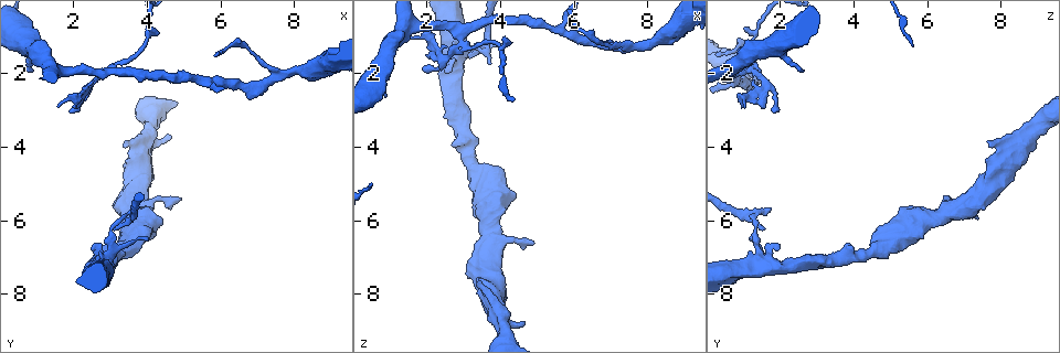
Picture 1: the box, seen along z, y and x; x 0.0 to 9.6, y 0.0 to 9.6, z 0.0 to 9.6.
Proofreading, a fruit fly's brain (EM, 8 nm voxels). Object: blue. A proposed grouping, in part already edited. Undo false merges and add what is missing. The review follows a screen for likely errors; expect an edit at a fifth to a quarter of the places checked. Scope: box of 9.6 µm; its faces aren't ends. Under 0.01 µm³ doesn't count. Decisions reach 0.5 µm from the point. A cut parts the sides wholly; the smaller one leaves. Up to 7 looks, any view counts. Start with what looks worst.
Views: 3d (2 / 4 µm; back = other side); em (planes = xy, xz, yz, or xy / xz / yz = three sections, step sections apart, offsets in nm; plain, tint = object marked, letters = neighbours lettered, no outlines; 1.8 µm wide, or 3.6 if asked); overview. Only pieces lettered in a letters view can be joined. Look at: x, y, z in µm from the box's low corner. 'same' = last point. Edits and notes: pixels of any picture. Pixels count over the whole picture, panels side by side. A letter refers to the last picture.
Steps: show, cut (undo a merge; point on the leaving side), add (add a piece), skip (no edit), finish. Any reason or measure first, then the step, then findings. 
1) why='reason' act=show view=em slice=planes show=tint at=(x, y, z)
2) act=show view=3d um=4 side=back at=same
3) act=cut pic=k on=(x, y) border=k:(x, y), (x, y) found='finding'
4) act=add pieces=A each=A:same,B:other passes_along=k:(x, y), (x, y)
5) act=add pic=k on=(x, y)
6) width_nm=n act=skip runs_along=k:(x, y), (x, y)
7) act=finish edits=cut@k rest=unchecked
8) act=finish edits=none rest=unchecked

why='sharp bend' act=show view=3d um=4 at=(2.55, 2.25, 1.60)

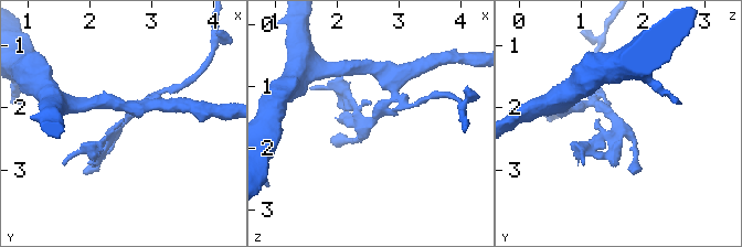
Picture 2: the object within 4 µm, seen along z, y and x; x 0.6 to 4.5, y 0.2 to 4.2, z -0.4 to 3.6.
act=show view=em slice=planes show=plain at=(2.55, 2.20, 1.55)

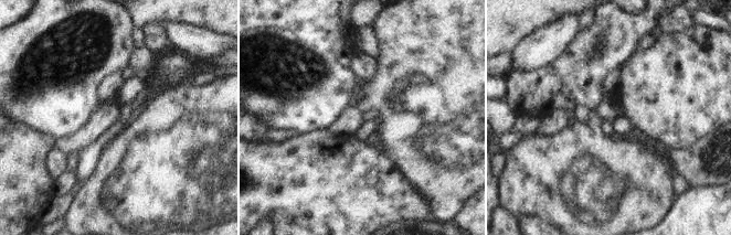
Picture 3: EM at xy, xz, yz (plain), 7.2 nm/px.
act=show view=em slice=planes show=letters at=same

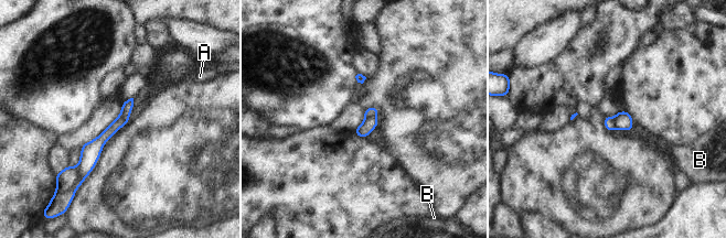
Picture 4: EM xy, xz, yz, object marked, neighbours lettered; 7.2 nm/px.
width_nm=90 act=cut pic=4 on=(91, 151) each=A:other,B:other border=4:(77, 166), (77, 177), (74, 181) found='two neurons meet here'

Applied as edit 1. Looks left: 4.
why='an open end' act=show view=em slice=planes show=letters at=(4.95, 5.45, 6.65)

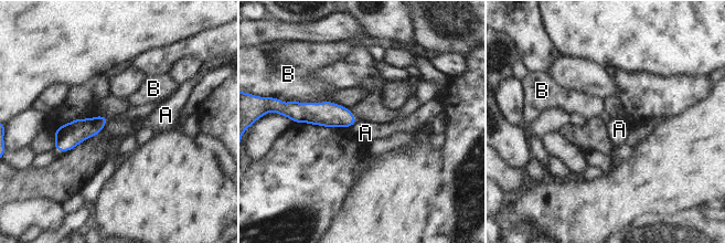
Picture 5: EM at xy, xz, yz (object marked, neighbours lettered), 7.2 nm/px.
act=skip each=A:other,B:other border=5:(107, 117), (107, 123), (99, 131) found='none of them fits'

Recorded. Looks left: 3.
why='stops while still wide' act=show view=3d um=2 at=(3.45, 3.85, 7.65)

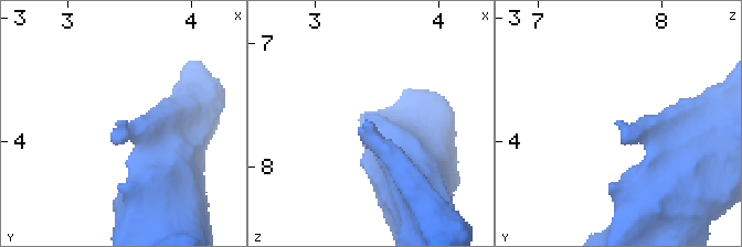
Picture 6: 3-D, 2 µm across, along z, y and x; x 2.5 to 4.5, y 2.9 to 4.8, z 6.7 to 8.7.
why='shape alone is not enough' act=show view=em slice=yz step=16 show=letters at=(3.42, 3.80, 7.66)

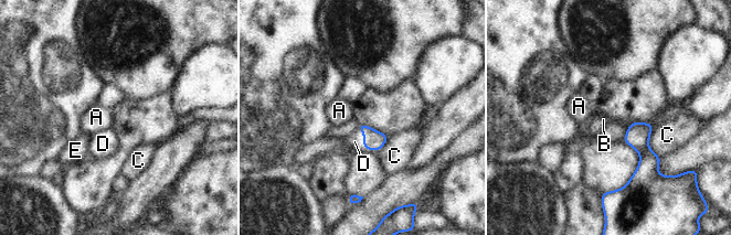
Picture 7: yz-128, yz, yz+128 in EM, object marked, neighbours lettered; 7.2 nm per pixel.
act=show view=em slice=planes show=letters at=same

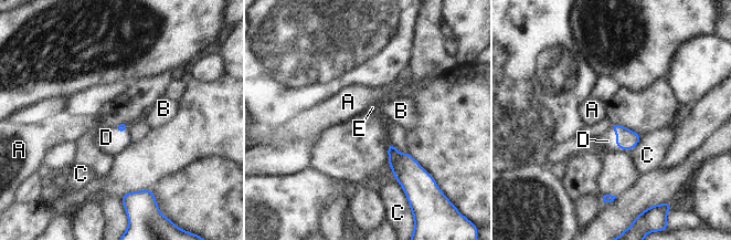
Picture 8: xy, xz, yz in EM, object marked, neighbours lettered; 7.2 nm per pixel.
act=add pieces=D each=A:other,B:other,C:other,D:same,E:other passes_along=8:(625, 138), (616, 137), (607, 141) found='the neuron continues'

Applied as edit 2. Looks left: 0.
act=finish edits=cut@4,add@8 rest=unchecked

